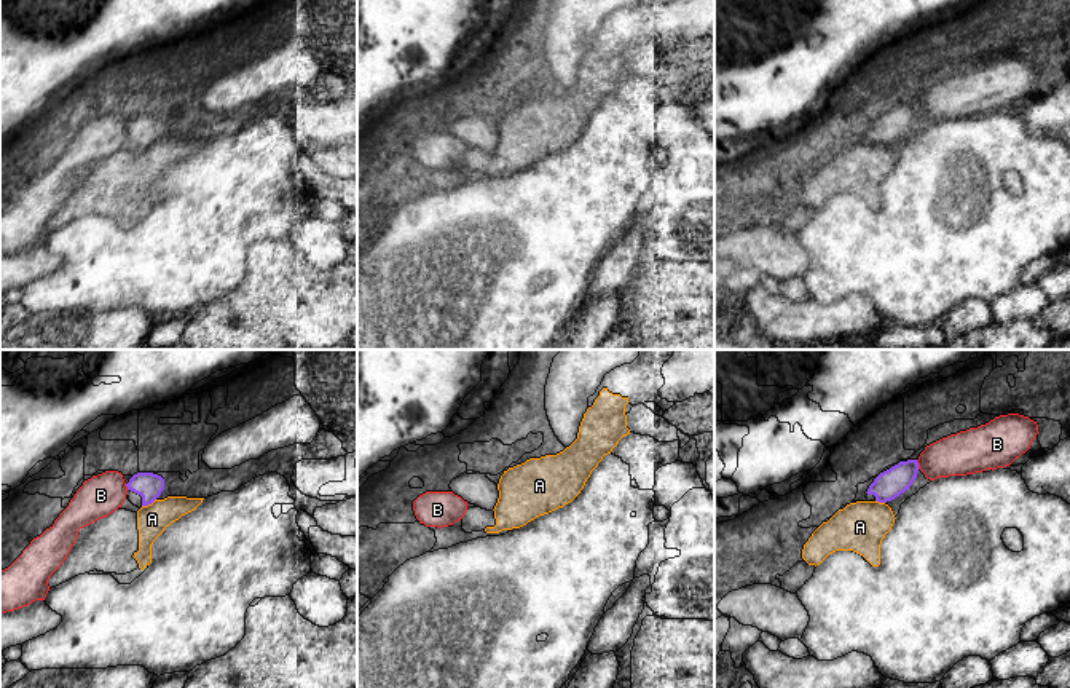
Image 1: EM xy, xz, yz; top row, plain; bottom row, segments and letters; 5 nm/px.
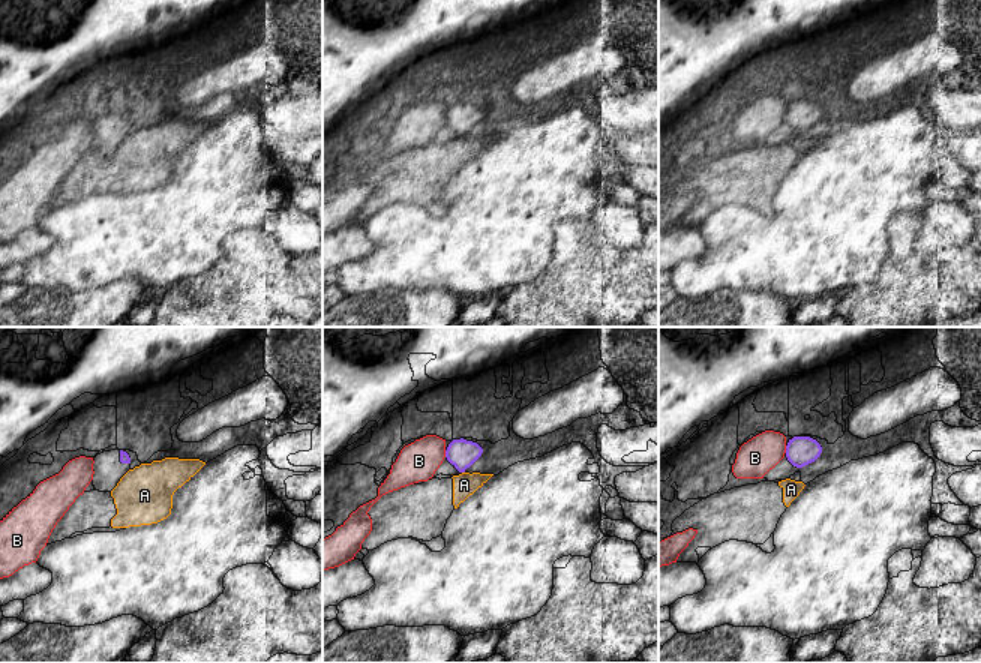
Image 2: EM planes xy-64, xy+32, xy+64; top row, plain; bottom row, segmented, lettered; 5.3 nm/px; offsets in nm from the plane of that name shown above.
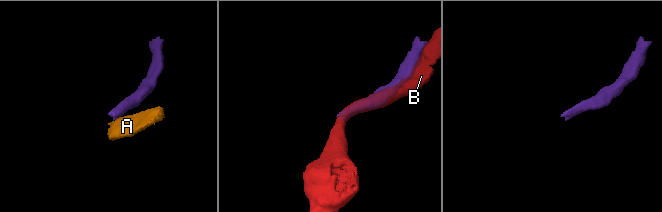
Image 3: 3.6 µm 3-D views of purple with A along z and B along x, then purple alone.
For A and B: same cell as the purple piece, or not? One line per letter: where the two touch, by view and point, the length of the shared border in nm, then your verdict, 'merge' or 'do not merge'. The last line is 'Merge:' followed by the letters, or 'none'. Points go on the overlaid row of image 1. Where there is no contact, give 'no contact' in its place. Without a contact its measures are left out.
A: xy (149, 503) | 80 nm | do not merge
B: yz (917, 465) | 50 nm | do not merge
Merge: none

